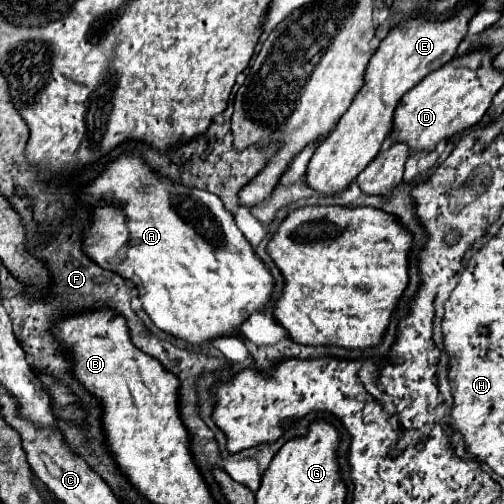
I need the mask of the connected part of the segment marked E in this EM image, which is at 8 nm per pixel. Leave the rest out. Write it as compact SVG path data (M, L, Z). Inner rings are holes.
M466 4L456 16L448 20L428 20L420 16L408 18L390 30L390 34L380 42L368 64L366 84L356 94L354 102L338 120L334 130L322 140L322 144L314 152L308 164L308 186L322 194L336 194L356 180L362 168L376 158L384 140L392 132L394 110L400 98L432 70L438 70L444 62L456 56L456 48L468 32L468 22L478 12L476 8L476 4Z

